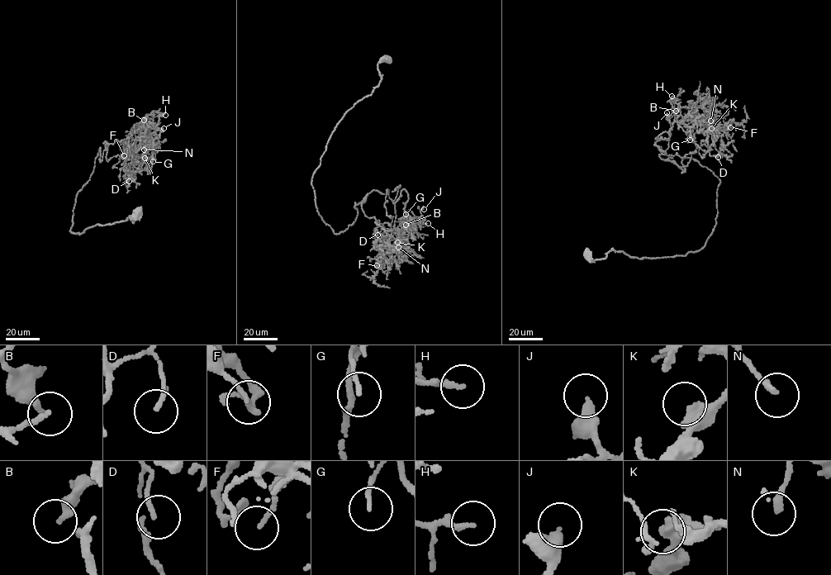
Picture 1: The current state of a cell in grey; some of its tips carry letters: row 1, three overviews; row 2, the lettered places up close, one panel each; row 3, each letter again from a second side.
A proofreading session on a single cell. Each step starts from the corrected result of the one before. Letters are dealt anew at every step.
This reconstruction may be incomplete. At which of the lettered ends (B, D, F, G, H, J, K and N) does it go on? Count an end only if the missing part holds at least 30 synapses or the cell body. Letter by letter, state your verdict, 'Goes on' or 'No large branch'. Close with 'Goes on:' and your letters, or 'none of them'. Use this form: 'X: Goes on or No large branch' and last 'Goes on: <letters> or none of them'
B: No large branch
D: No large branch
F: No large branch
G: No large branch
H: No large branch
J: No large branch
K: No large branch
N: No large branch
Goes on: none of them

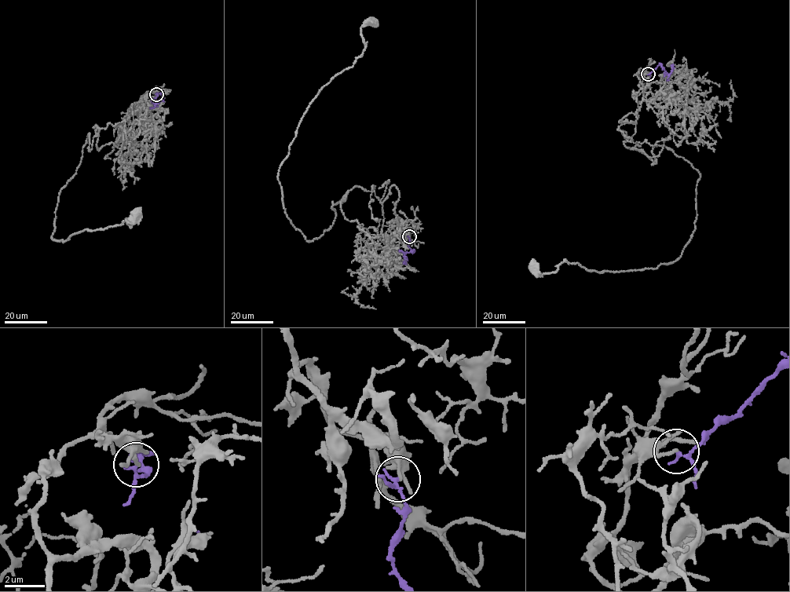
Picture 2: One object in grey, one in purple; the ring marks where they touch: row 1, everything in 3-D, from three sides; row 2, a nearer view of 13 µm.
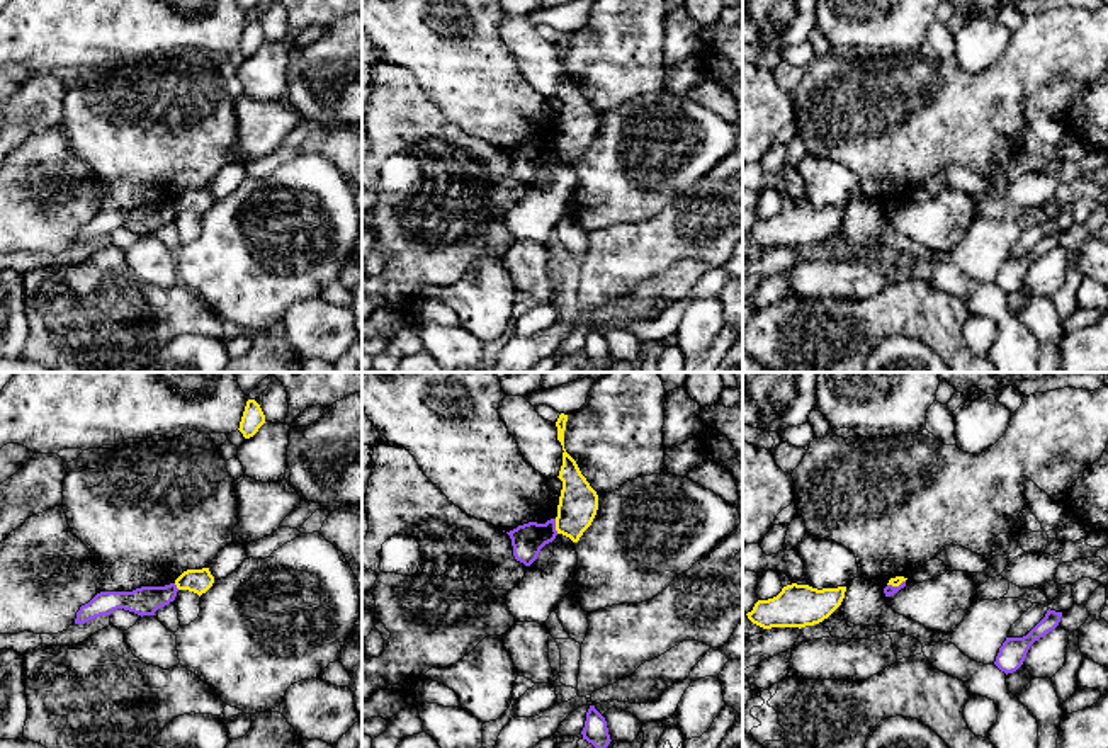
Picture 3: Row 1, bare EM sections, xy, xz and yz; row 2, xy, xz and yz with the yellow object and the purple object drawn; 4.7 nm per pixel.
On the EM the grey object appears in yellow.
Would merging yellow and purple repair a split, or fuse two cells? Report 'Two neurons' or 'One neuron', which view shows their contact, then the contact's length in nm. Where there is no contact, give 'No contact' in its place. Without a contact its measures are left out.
Two neurons. Touches yellow in xz. Shared border 70 nm

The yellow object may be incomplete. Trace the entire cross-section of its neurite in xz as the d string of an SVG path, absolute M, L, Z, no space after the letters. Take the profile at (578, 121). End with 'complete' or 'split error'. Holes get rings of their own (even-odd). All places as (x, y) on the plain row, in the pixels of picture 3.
M561 32L556 46L557 46L557 60L562 65L562 85L559 90L559 99L562 100L562 109L559 116L559 124L557 124L557 136L556 136L556 150L557 153L562 153L569 156L573 162L578 162L583 151L591 144L596 129L598 129L598 114L596 110L590 105L586 97L581 94L576 80L566 71L564 68L564 49L566 49L566 41L568 34Z; complete

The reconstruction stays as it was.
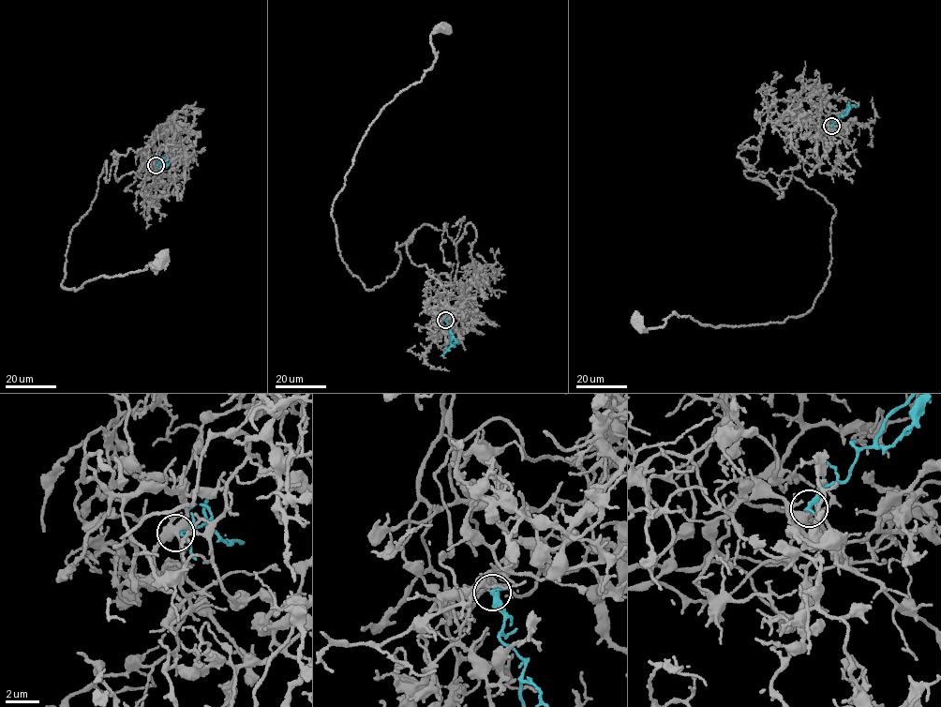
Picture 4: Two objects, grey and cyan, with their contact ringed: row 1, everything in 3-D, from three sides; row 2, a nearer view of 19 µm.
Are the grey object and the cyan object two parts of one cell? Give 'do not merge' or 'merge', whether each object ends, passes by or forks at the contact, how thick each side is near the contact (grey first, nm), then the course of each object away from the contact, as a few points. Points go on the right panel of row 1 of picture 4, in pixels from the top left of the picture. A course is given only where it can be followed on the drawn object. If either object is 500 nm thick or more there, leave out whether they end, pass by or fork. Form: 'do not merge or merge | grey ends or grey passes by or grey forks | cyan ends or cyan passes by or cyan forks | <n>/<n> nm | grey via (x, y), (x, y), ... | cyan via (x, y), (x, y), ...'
merge | grey passes by | cyan passes by | 340/280 nm | grey via (831, 126), (797, 140), (785, 188), (753, 179), (781, 196), (793, 176), (834, 207), (812, 308), (637, 320) | cyan via (831, 126), (848, 107), (858, 106)

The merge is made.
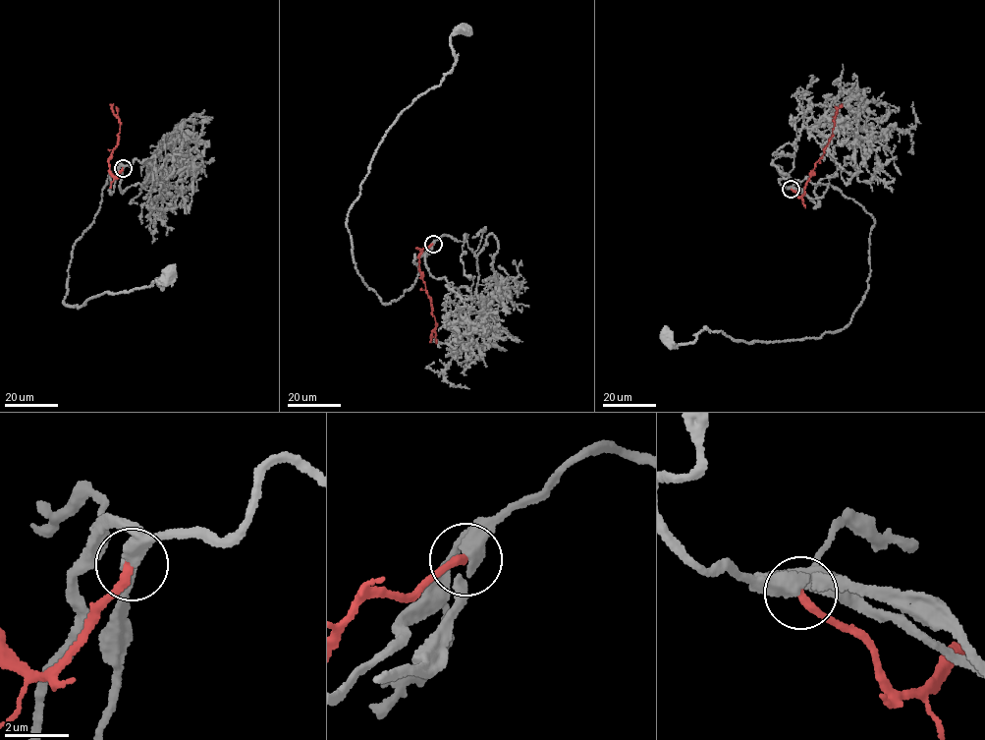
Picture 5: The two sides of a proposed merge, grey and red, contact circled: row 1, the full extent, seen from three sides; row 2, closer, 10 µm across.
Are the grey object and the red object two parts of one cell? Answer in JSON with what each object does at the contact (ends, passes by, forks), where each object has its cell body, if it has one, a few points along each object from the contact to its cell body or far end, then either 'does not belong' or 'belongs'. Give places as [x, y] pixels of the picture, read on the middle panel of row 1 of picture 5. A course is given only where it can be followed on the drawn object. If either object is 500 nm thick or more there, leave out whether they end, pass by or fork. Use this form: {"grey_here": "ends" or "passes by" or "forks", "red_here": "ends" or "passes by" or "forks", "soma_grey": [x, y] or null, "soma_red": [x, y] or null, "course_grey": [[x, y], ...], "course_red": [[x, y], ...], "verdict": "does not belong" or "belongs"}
{"grey_here": "passes by", "red_here": "ends", "soma_grey": [465, 29], "soma_red": null, "course_grey": [[432, 244], [411, 288], [382, 303], [346, 219], [382, 138], [450, 73], [465, 30]], "course_red": [[432, 244], [424, 248], [418, 257], [436, 326], [431, 331], [430, 342]], "verdict": "does not belong"}

